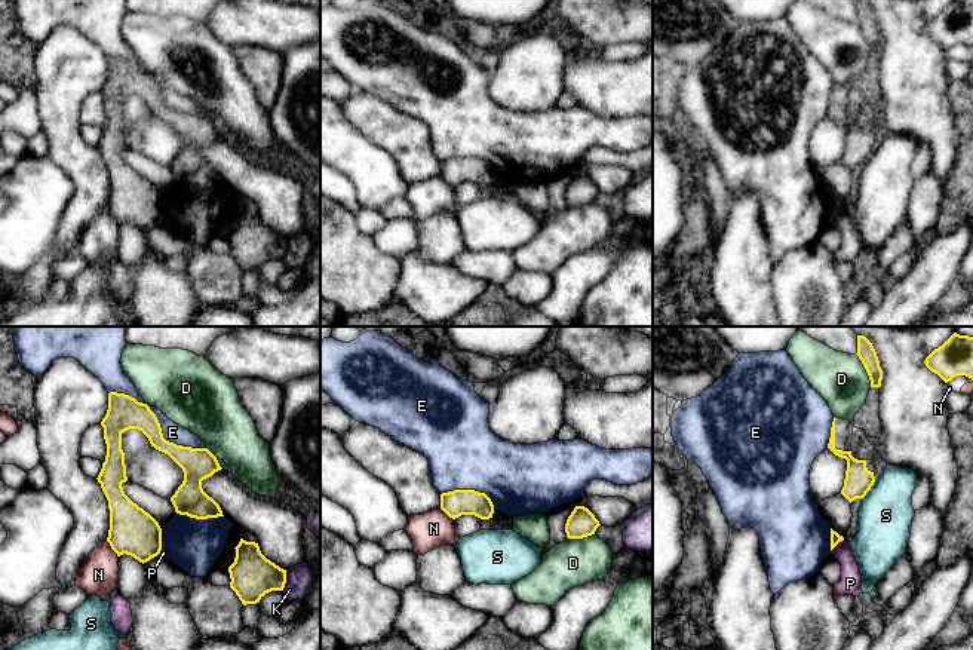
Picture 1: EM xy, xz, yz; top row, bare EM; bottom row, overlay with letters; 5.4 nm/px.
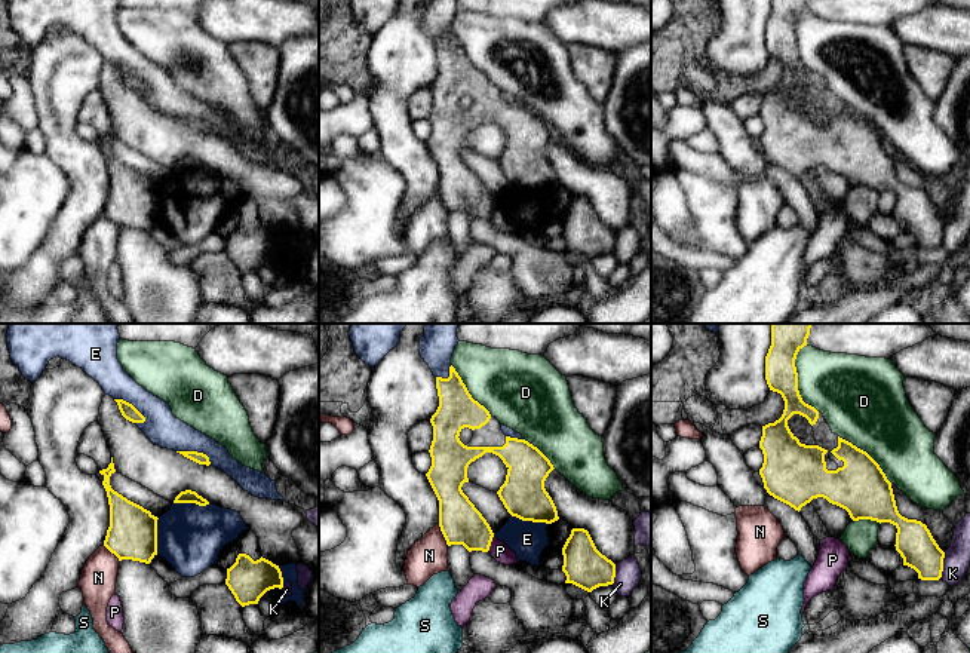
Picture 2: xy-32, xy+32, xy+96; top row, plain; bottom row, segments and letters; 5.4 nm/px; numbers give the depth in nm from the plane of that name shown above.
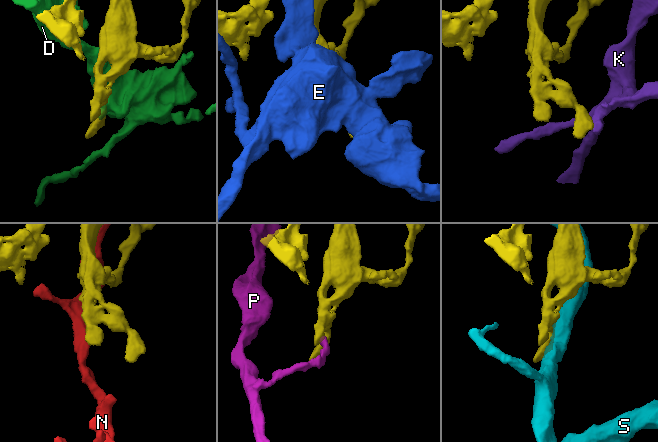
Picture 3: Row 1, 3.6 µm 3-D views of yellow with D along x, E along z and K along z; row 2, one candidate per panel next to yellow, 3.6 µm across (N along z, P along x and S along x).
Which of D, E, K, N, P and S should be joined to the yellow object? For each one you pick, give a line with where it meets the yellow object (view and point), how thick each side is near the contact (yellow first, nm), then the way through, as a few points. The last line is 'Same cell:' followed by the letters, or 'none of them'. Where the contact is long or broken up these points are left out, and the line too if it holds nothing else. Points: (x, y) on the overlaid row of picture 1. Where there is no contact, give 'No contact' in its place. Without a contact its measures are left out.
Same cell: none of them

